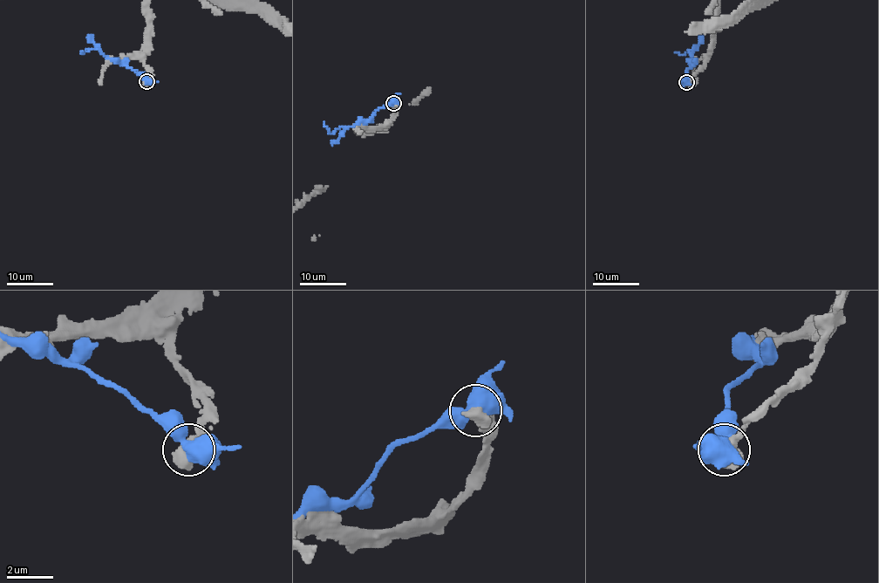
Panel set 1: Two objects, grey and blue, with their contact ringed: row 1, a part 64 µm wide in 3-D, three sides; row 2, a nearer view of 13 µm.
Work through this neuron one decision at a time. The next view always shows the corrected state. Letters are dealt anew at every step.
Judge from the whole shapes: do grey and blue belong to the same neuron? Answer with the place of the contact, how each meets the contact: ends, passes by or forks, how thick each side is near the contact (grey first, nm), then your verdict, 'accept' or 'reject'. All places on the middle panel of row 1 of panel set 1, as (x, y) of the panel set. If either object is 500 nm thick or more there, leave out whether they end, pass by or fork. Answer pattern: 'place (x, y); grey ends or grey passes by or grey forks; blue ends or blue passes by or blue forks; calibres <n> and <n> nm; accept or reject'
place (393, 103); calibres 700 and 650 nm; reject

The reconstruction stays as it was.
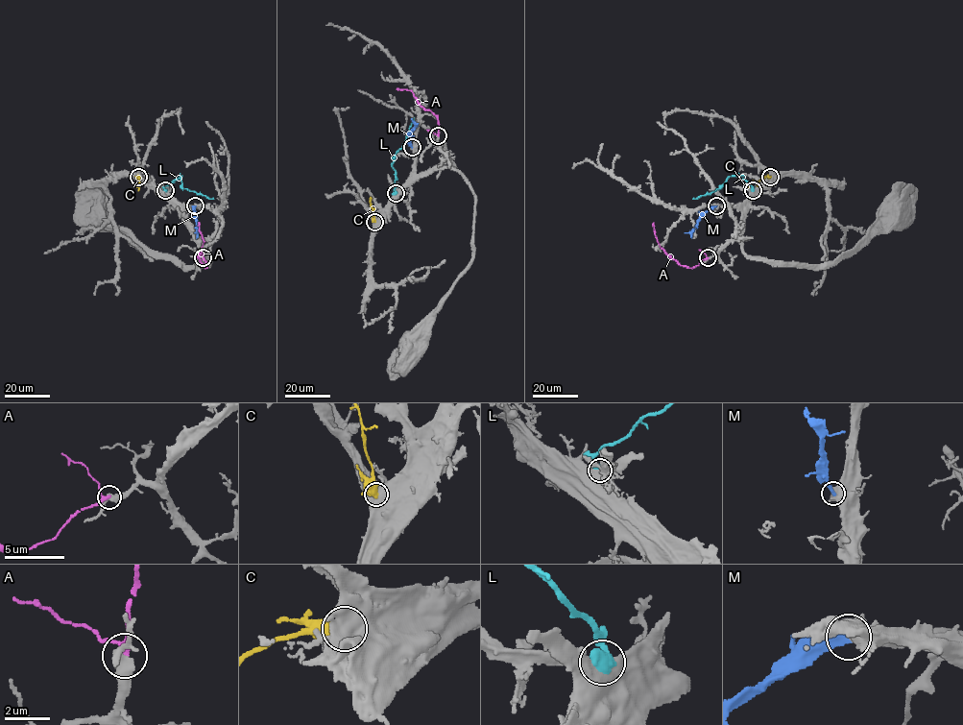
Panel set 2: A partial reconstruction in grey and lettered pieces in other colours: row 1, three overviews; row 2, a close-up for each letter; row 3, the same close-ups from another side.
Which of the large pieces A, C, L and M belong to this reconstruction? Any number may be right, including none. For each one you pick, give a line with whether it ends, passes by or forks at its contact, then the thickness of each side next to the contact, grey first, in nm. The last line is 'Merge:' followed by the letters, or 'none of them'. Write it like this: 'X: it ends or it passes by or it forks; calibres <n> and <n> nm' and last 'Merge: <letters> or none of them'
M: it ends; calibres 480 and 320 nm
Merge: M

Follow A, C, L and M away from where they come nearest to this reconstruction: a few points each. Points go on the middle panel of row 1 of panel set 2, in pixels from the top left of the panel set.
A: (438, 135), (438, 117), (421, 106), (412, 91), (397, 89)
C: (374, 222), (370, 197)
L: (396, 193), (393, 193), (396, 170), (392, 165), (414, 118)
M: (412, 147), (410, 132), (418, 124)

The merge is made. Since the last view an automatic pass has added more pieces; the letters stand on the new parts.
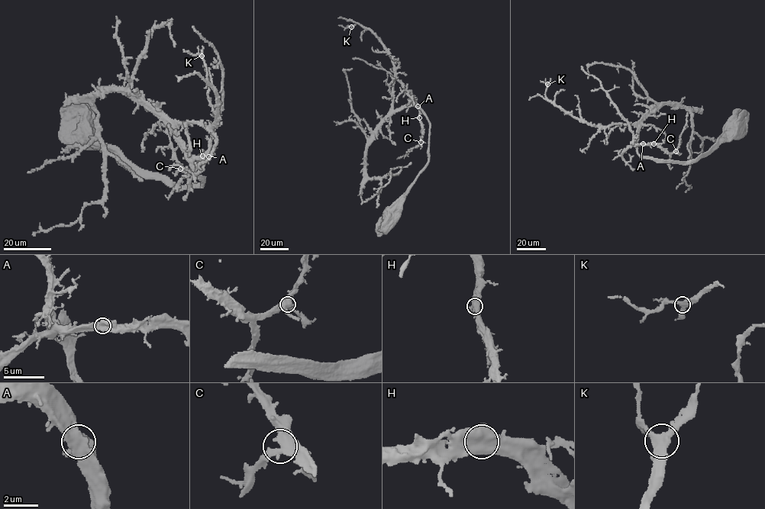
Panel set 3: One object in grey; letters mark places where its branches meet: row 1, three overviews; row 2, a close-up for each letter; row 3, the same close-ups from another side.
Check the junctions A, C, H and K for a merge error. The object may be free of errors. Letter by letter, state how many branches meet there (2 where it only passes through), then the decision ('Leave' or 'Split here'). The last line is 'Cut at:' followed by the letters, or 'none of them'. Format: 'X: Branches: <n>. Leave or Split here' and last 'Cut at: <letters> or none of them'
A: Branches: 3. Leave
C: Branches: 3. Leave
H: Branches: 3. Leave
K: Branches: 3. Leave
Cut at: none of them

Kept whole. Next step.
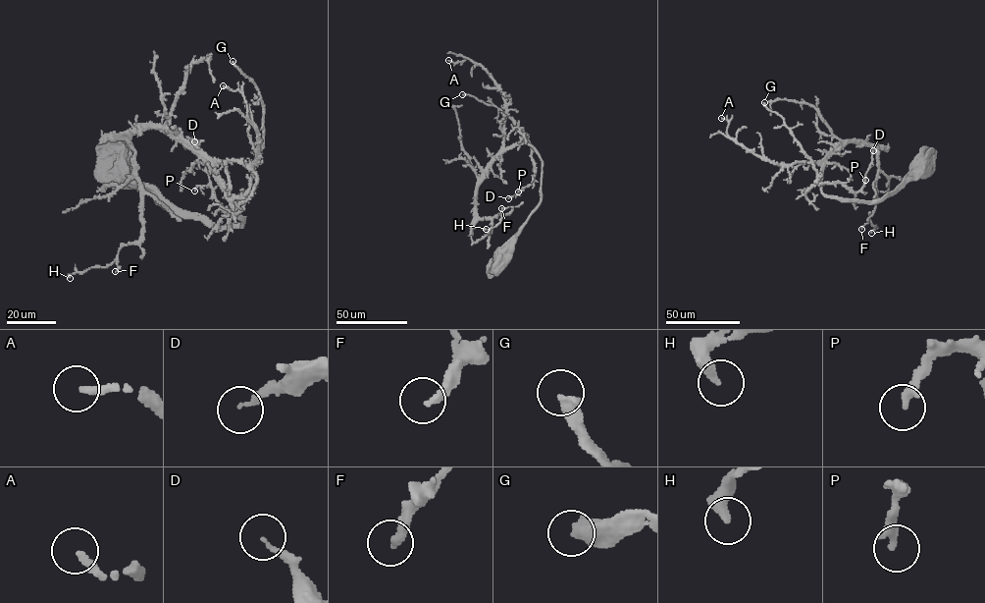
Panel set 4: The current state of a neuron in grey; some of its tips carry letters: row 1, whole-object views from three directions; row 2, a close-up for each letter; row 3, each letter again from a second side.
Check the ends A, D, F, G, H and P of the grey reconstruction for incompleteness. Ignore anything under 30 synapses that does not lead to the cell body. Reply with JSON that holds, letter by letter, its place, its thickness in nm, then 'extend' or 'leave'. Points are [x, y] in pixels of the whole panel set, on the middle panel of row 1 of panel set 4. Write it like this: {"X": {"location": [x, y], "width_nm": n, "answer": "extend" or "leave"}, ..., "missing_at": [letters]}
{"A": {"location": [448, 60], "width_nm": 240, "answer": "leave"}, "D": {"location": [508, 198], "width_nm": 170, "answer": "leave"}, "F": {"location": [501, 208], "width_nm": 240, "answer": "leave"}, "G": {"location": [462, 94], "width_nm": 480, "answer": "leave"}, "H": {"location": [486, 229], "width_nm": 360, "answer": "leave"}, "P": {"location": [518, 191], "width_nm": 280, "answer": "leave"}, "missing_at": []}

